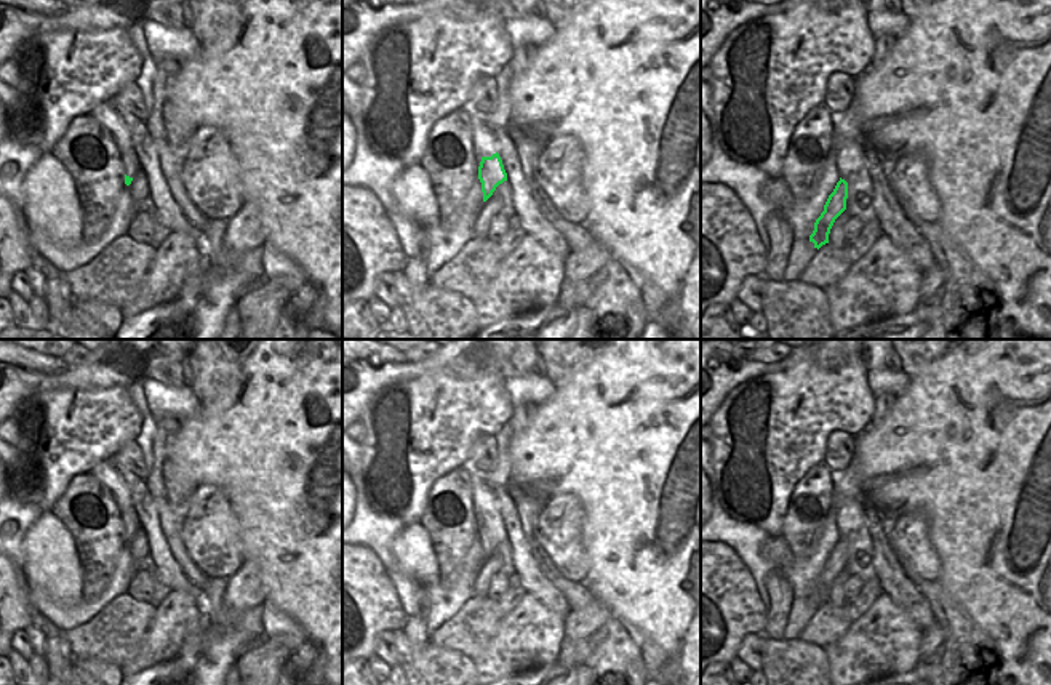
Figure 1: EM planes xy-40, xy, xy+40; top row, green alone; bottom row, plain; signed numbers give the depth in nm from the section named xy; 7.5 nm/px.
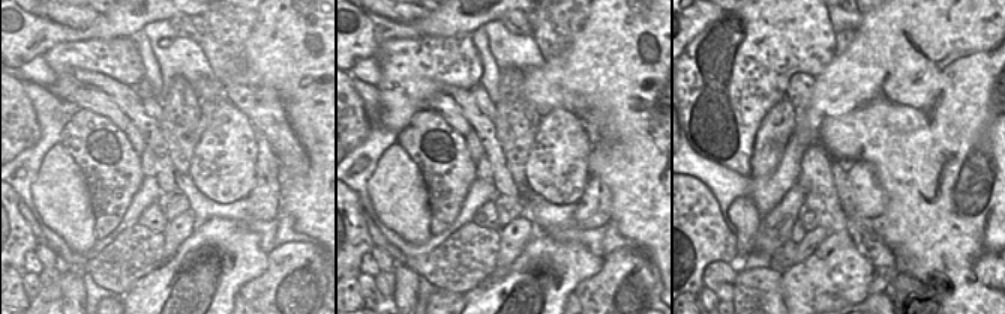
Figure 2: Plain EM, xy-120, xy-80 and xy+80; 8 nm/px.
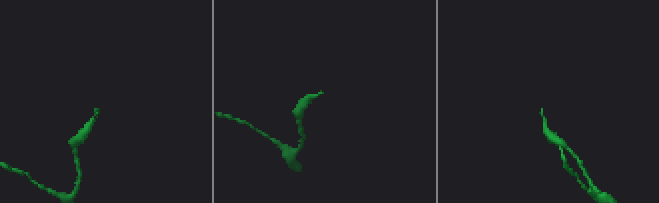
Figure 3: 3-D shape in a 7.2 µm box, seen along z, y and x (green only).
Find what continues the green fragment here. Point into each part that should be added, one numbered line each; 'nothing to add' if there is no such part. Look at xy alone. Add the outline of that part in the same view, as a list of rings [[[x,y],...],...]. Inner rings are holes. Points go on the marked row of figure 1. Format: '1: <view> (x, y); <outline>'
nothing to add

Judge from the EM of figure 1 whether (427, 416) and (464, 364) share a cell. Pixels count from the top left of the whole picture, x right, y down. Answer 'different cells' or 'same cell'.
different cells

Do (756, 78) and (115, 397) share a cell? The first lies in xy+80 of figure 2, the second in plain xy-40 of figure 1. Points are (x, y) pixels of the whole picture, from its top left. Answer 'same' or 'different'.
same

